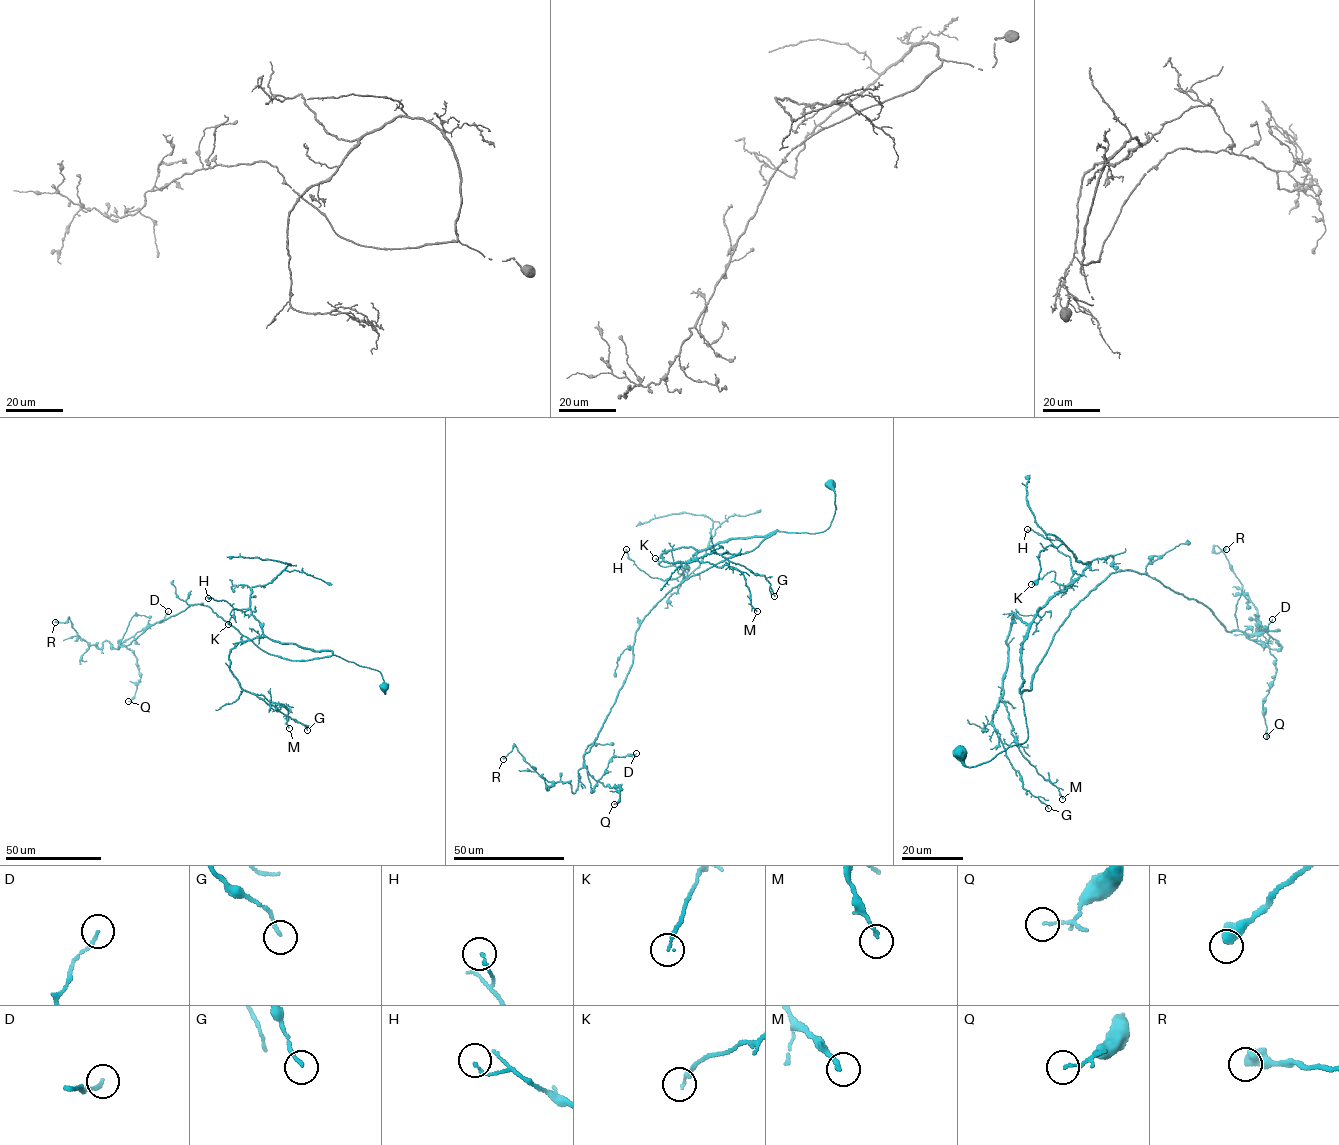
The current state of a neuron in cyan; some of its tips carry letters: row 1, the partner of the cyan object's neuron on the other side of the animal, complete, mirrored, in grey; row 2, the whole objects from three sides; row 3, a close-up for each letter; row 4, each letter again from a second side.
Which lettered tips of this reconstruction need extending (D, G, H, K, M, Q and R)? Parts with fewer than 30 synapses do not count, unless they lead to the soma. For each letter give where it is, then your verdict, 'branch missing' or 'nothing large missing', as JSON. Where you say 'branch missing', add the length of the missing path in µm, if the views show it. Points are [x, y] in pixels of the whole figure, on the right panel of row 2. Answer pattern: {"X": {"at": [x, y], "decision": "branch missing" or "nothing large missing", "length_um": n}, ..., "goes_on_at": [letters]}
{"D": {"at": [1272, 619], "decision": "nothing large missing"}, "G": {"at": [1048, 808], "decision": "nothing large missing"}, "H": {"at": [1027, 529], "decision": "nothing large missing"}, "K": {"at": [1031, 584], "decision": "nothing large missing"}, "M": {"at": [1062, 799], "decision": "nothing large missing"}, "Q": {"at": [1266, 736], "decision": "nothing large missing"}, "R": {"at": [1226, 549], "decision": "nothing large missing"}, "goes_on_at": []}

